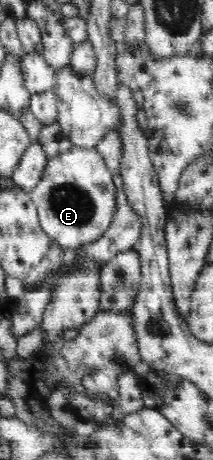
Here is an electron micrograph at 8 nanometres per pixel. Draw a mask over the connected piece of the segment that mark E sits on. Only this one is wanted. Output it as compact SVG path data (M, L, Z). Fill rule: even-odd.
M73 146L56 157L50 157L44 173L41 181L28 192L37 207L41 228L68 252L96 241L112 221L117 190L96 147Z

